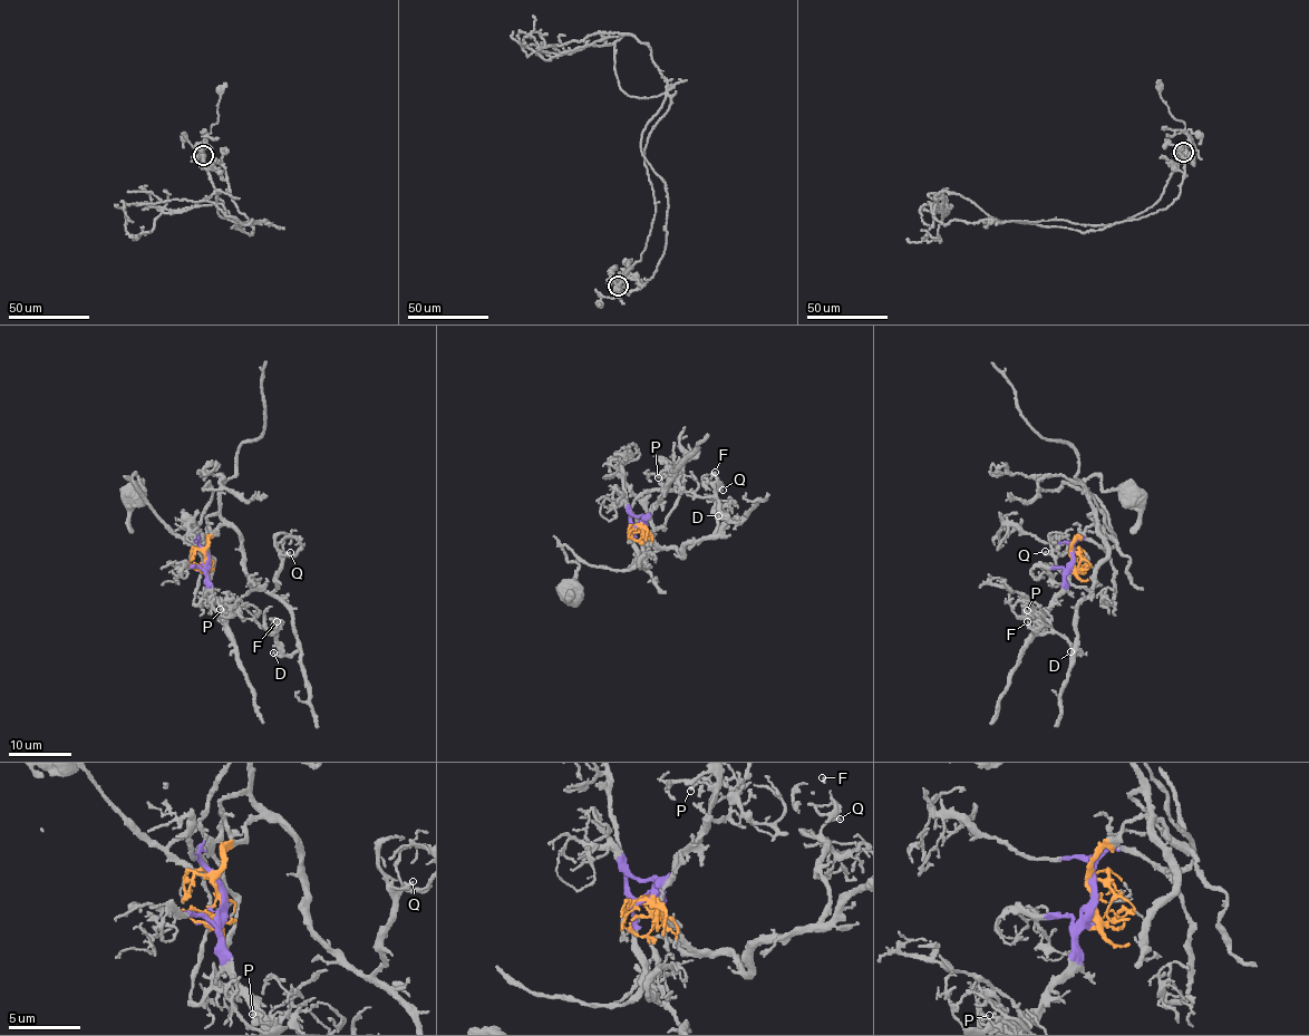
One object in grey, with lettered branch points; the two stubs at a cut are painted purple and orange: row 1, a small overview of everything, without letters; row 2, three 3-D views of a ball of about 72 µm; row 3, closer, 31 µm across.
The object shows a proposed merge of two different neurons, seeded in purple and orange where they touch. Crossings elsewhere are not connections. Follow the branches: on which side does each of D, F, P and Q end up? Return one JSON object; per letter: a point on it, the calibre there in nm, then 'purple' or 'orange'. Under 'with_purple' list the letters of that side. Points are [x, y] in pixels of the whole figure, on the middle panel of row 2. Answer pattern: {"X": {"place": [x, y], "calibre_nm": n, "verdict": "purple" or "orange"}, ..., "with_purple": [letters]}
{"D": {"place": [718, 515], "calibre_nm": 160, "verdict": "orange"}, "F": {"place": [715, 472], "calibre_nm": 140, "verdict": "orange"}, "P": {"place": [658, 477], "calibre_nm": 240, "verdict": "purple"}, "Q": {"place": [723, 490], "calibre_nm": 220, "verdict": "orange"}, "with_purple": ["P"]}

